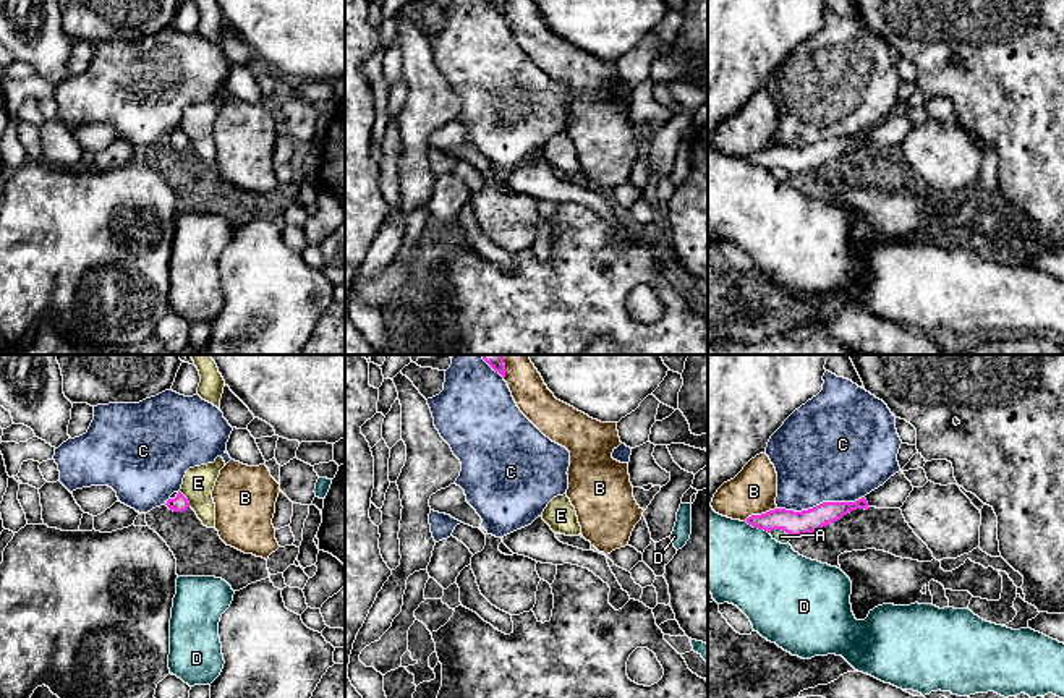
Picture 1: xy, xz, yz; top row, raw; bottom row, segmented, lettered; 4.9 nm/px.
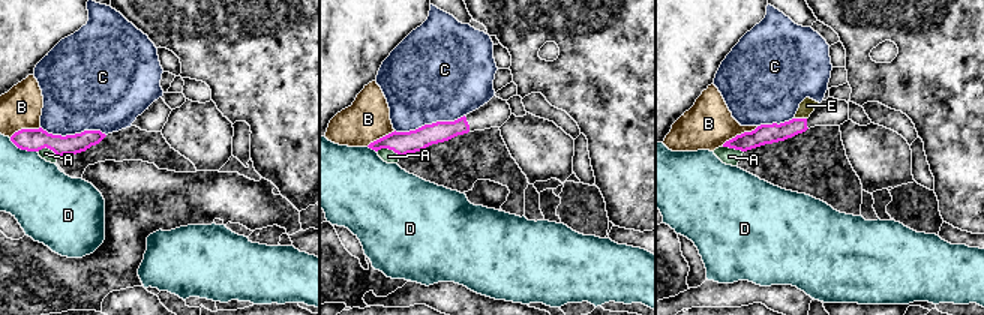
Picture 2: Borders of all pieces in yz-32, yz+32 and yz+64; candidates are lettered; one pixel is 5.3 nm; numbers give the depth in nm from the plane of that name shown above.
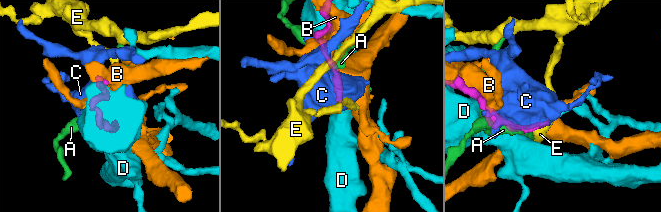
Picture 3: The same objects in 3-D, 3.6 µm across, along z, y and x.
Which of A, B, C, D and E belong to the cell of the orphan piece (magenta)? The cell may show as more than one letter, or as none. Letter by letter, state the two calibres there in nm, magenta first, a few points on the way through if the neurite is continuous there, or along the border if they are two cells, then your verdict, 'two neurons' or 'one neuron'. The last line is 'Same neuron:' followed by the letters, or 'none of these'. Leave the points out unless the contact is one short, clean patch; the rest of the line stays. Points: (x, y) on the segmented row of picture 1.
A: 120/70 nm | two neurons
B: 120/240 nm | two neurons
C: 120/480 nm | two neurons
D: 120/400 nm | two neurons
E: 80/160 nm | along xy (178, 491), (190, 506) | two neurons
Same neuron: none of these

